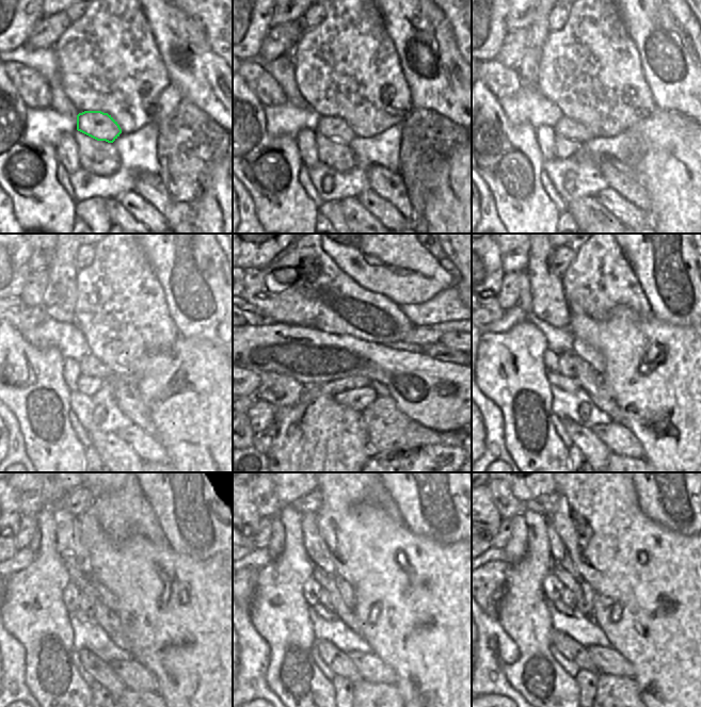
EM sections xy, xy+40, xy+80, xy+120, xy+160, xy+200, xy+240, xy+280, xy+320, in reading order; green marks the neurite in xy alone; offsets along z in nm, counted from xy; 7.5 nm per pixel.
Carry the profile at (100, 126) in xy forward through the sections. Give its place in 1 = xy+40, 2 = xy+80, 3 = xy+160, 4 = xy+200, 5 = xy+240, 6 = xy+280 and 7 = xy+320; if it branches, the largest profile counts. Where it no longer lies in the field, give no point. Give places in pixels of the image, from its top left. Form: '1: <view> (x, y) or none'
1: xy+40 (335, 128)
2: xy+80 (567, 127)
3: xy+160 (329, 365)
4: xy+200 (567, 364)
5: xy+240 (85, 604)
6: xy+280 (324, 598)
7: xy+320 (568, 597)

